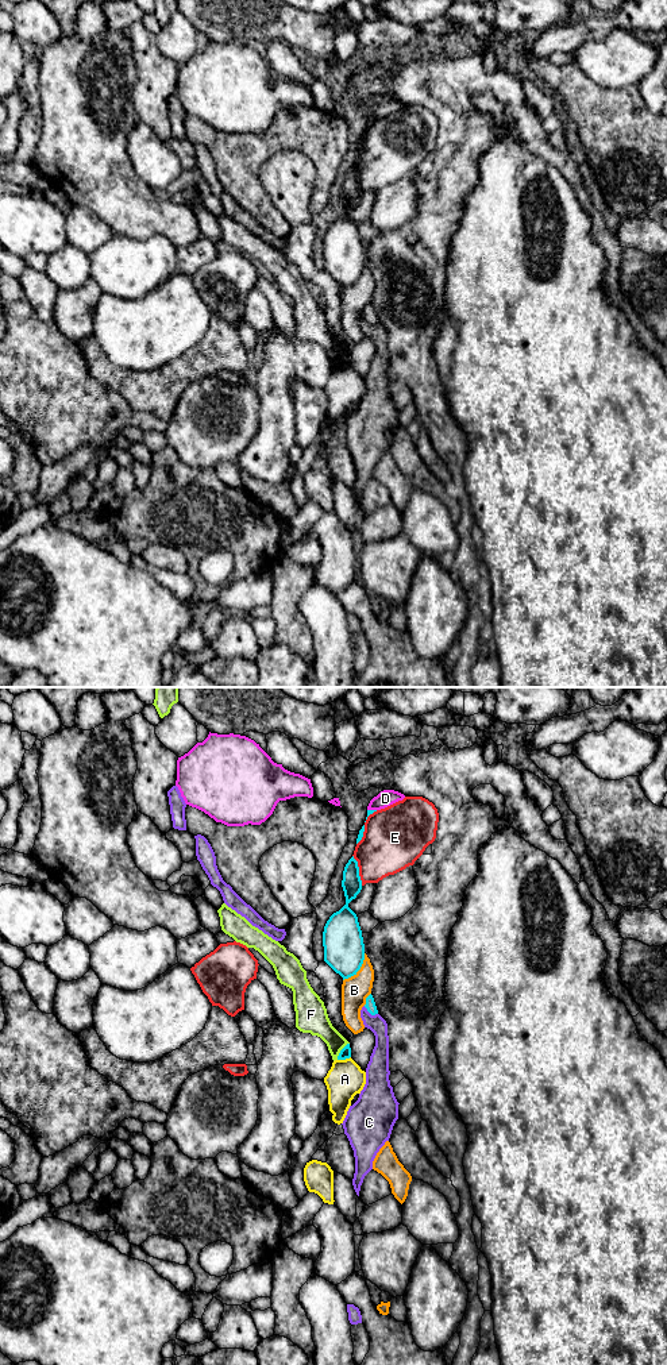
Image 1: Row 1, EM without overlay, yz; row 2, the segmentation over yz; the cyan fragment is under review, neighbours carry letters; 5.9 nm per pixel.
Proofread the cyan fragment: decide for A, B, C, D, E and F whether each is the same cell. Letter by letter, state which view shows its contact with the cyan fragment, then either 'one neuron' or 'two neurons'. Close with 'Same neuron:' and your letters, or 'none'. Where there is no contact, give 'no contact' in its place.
A: contact in yz; two neurons
B: contact in yz; two neurons
C: contact in yz; two neurons
D: contact in yz; two neurons
E: contact in yz; two neurons
F: contact in yz; two neurons
Same neuron: none

